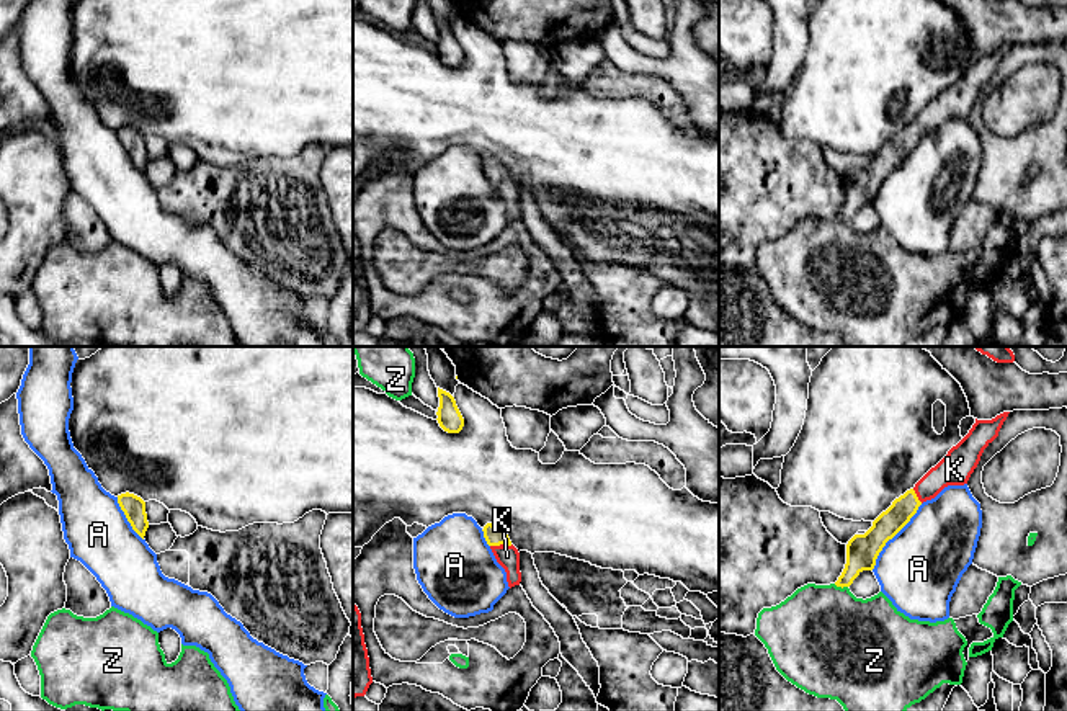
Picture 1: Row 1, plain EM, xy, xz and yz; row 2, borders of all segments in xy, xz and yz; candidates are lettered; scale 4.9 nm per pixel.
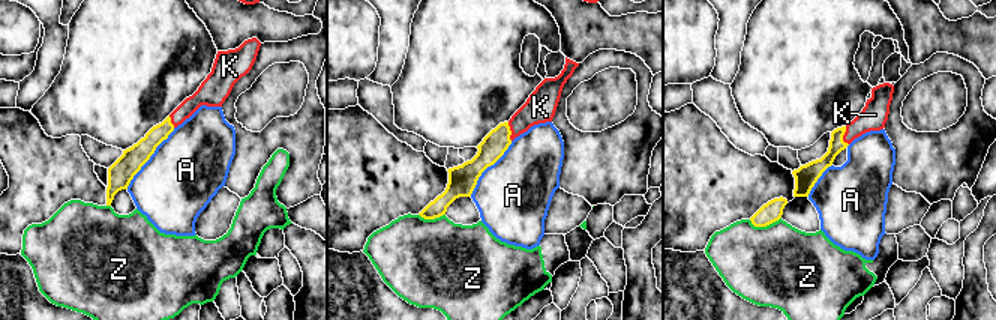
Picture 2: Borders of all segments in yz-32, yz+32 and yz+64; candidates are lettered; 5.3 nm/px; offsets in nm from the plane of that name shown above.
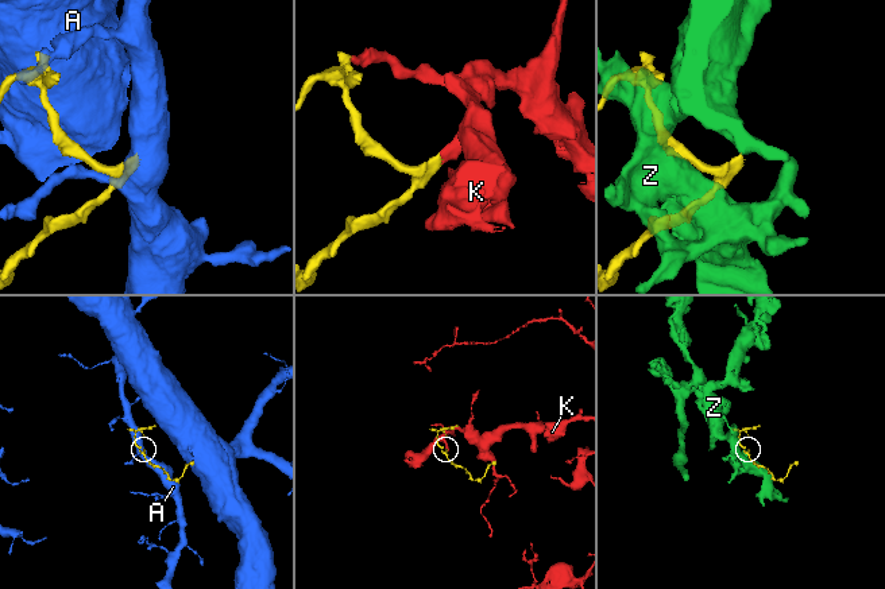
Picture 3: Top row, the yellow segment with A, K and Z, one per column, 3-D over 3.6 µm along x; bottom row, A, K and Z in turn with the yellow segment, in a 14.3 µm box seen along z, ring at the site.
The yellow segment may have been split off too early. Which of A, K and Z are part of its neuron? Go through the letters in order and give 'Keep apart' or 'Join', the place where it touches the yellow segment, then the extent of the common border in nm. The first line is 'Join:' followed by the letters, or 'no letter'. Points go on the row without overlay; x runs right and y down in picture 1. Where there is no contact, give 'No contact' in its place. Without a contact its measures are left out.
Join: K
A: Keep apart. Touches yellow at yz (892, 170). Shared border 420 nm
K: Join. Touches yellow at xz (500, 177). Shared border 110 nm
Z: Keep apart. Touches yellow at yz (840, 219). Shared border 70 nm

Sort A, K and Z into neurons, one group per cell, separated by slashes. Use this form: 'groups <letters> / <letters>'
groups A / K / Z

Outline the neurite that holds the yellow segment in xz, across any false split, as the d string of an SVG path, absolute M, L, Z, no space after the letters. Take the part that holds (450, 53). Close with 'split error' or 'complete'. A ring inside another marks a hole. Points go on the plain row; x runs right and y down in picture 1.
M438 21L440 41L438 41L438 57L448 67L459 67L464 60L464 52L456 39L454 31Z; complete

